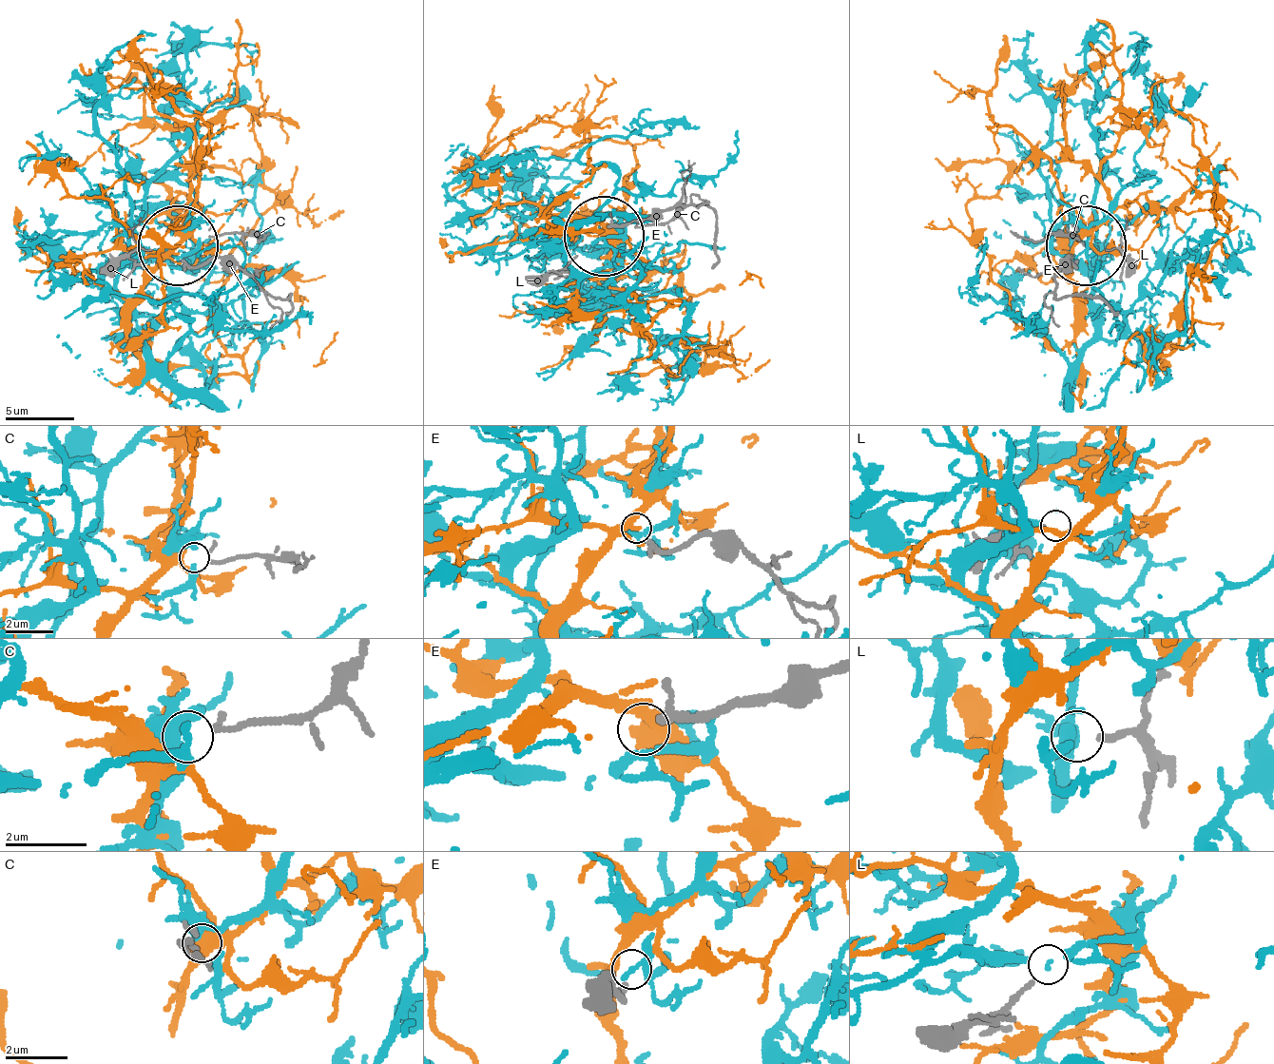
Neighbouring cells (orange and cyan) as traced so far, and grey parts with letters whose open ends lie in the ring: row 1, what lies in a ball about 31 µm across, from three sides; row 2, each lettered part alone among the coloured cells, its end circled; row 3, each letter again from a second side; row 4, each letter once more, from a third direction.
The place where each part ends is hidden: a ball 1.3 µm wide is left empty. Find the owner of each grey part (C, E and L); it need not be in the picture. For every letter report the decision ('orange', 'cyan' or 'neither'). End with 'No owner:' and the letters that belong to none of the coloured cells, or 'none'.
C: orange
E: neither
L: cyan
No owner: E

